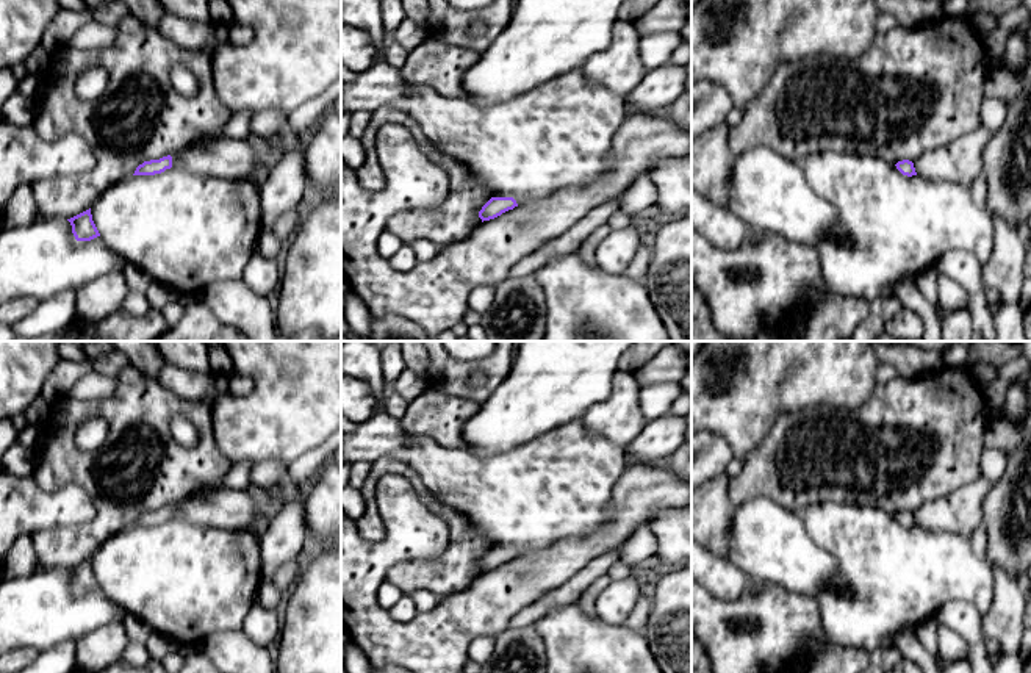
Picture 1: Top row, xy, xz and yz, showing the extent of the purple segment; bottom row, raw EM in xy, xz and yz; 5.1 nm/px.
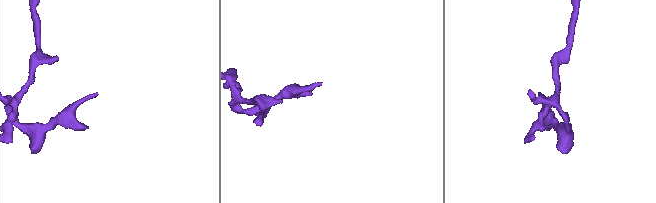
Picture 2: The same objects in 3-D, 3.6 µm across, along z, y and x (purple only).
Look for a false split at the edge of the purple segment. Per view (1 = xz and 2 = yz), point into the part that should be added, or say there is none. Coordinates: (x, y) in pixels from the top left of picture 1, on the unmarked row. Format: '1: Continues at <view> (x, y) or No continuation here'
1: No continuation here
2: No continuation here

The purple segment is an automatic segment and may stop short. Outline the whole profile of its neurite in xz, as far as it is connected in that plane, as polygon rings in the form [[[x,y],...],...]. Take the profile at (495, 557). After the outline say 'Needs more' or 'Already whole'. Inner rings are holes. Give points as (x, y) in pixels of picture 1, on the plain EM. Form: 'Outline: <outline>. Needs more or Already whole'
Outline: [[[491,548],[479,562],[479,568],[482,573],[490,571],[515,557],[518,557],[518,554],[513,548]]]. Already whole

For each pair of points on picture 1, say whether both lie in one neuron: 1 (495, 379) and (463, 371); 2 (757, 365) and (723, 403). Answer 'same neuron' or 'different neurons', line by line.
1: same neuron
2: same neuron

